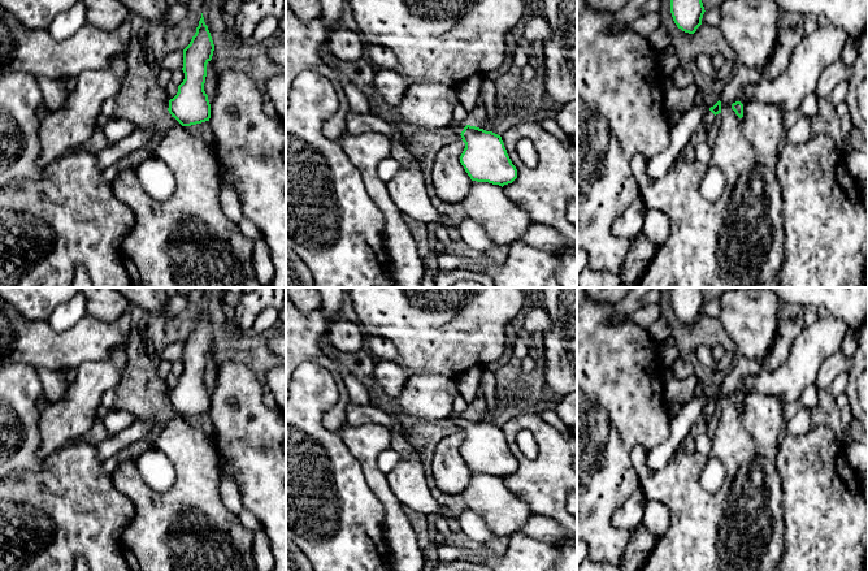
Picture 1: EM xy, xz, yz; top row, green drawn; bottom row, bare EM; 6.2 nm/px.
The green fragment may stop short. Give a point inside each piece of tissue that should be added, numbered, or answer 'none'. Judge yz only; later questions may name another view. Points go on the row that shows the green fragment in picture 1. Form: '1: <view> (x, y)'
1: yz (707, 121)

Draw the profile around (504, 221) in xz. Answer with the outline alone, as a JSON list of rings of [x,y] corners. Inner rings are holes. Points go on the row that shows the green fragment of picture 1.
[[[472,181],[461,204],[466,219],[482,226],[498,246],[520,241],[533,225],[528,212],[512,202],[499,185]]]

